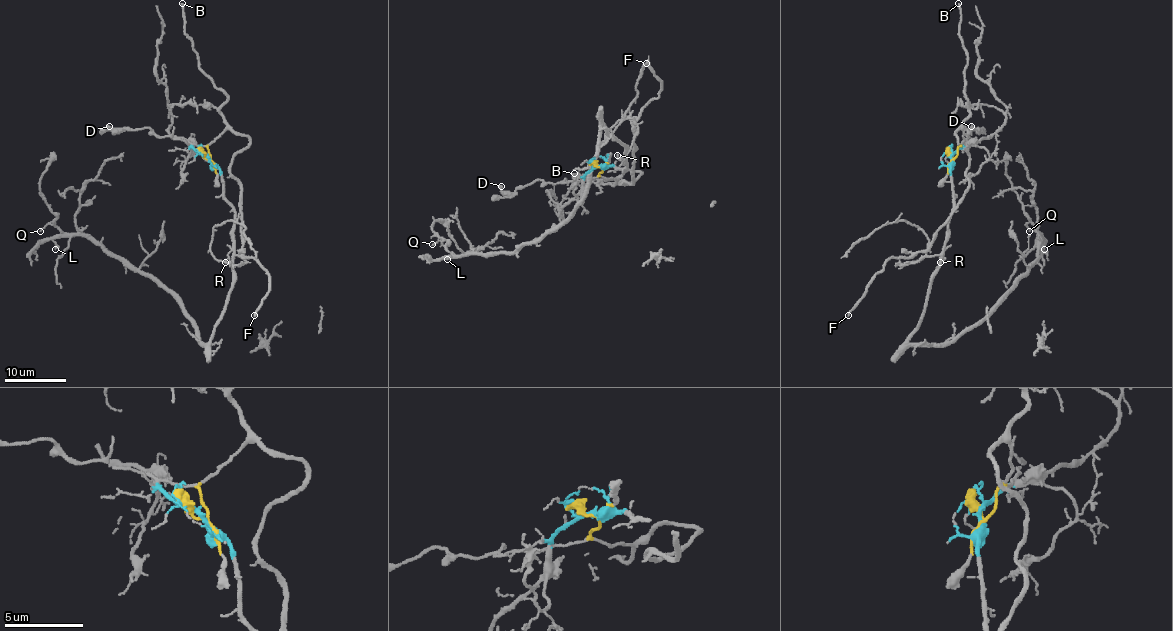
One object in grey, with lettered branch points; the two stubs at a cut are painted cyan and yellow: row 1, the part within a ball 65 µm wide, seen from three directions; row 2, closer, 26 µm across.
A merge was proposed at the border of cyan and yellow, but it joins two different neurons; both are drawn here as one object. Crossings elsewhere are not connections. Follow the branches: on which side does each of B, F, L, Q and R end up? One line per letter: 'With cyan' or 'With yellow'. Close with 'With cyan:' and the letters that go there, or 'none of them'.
B: With yellow
F: With yellow
L: With cyan
Q: With cyan
R: With cyan
With cyan: L, Q, R

